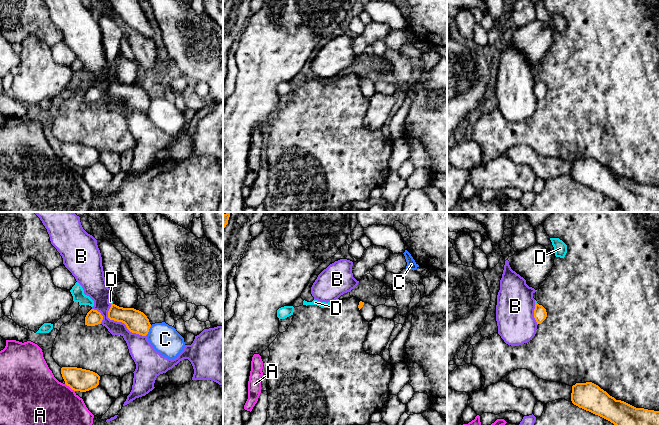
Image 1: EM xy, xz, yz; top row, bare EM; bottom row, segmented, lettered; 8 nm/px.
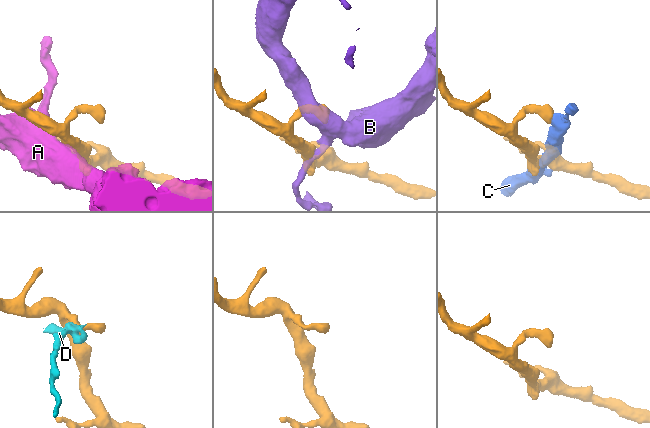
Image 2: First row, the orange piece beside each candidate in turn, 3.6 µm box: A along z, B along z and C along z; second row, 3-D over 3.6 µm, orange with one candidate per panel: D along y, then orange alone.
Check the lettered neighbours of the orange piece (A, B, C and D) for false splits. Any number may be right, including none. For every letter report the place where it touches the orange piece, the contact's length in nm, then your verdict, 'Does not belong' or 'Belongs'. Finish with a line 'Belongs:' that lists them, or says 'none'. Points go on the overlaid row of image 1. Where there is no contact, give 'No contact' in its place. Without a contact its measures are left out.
A: Touches orange at xy (70, 387). Shared border 100 nm. Does not belong
B: Touches orange at xy (122, 322). Shared border 380 nm. Does not belong
C: Touches orange at xy (148, 330). Shared border 90 nm. Does not belong
D: Touches orange at xz (330, 304). Shared border 60 nm. Does not belong
Belongs: none

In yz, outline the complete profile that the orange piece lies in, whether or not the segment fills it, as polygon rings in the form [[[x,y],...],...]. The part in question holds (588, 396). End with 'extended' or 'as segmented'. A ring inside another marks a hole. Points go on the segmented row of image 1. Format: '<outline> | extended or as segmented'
[[[592,382],[573,385],[571,401],[614,425],[659,425],[659,411],[636,408],[616,400]]] | as segmented

